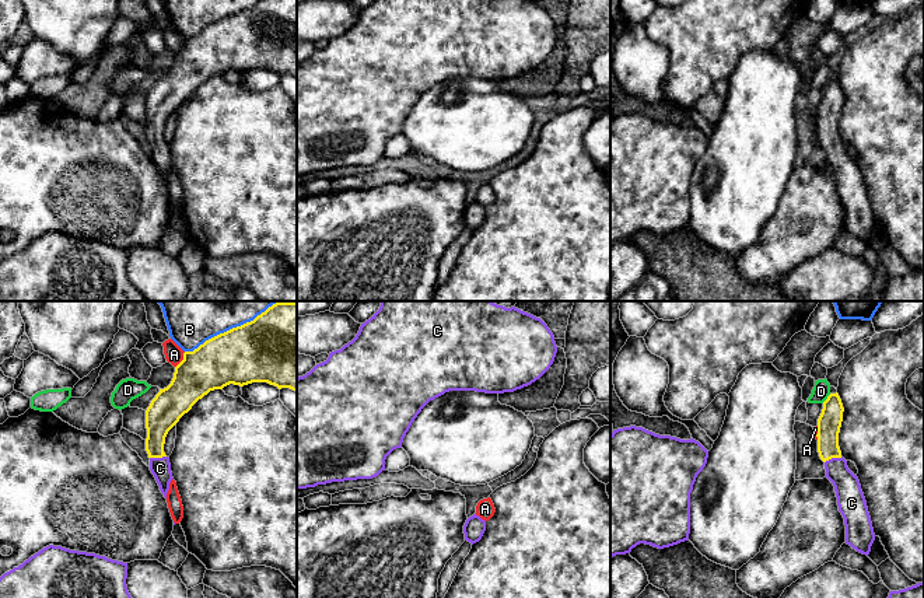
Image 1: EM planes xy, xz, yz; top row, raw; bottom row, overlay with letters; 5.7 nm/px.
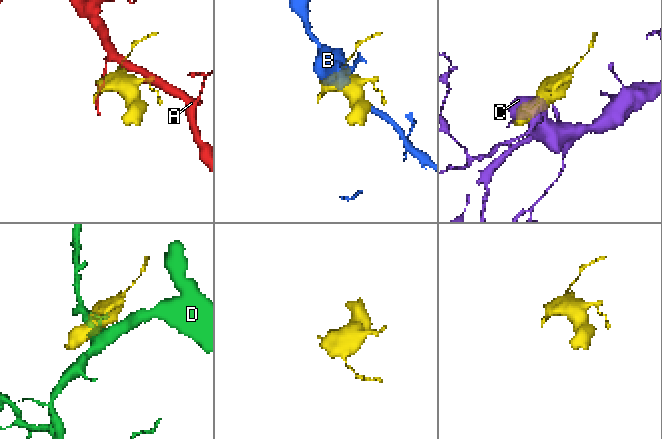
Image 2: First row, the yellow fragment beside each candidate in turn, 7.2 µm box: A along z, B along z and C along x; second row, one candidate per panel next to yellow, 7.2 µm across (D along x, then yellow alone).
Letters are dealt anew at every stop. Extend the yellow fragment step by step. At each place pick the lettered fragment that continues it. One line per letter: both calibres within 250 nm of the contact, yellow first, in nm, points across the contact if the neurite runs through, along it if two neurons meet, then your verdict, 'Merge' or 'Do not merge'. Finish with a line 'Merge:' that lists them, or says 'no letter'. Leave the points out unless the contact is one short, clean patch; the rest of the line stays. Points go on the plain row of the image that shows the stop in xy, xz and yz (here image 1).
A: Thickness 300 nm (yellow) against 110 nm. Do not merge
B: Thickness 360 nm (yellow) against 200 nm. Do not merge
C: Thickness 140 nm (yellow) against 150 nm. Path across: yz (829, 108), (833, 143), (836, 157), (847, 174). Merge
D: Thickness 140 nm (yellow) against 100 nm. Do not merge
Merge: C

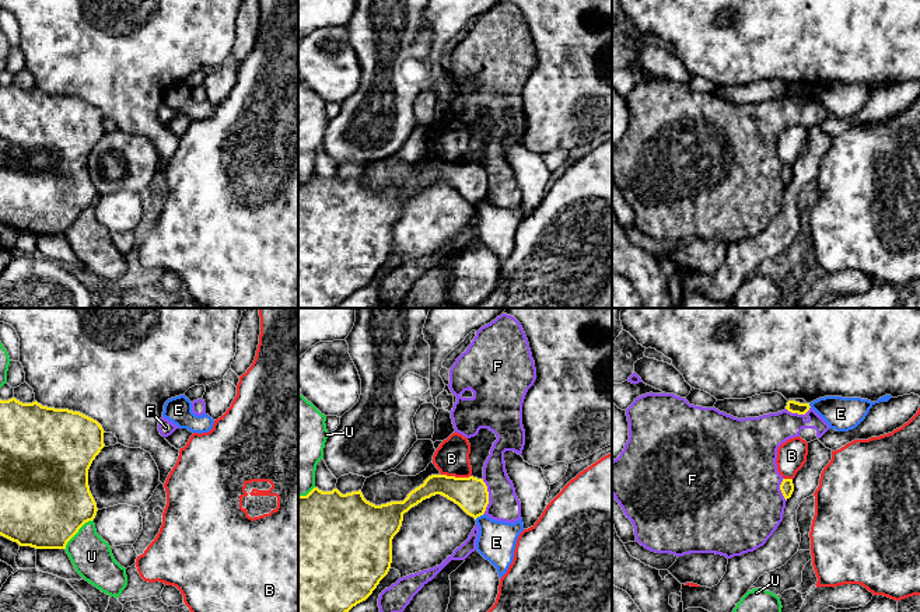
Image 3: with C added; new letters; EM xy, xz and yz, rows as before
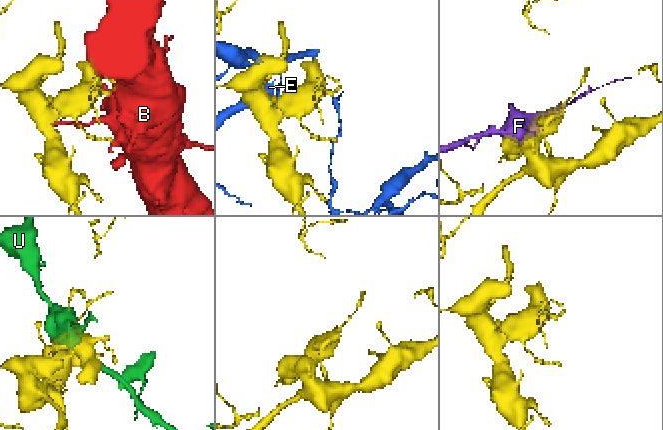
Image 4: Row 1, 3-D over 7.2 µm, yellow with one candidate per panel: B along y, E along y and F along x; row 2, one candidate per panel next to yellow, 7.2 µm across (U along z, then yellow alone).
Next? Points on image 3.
B: Thickness 190 nm (yellow) against 200 nm. Do not merge
E: Thickness 190 nm (yellow) against 220 nm. Do not merge
F: Thickness 70 nm (yellow) against 220 nm. Do not merge
U: Thickness 500 nm (yellow) against 240 nm. Do not merge
Merge: no letter

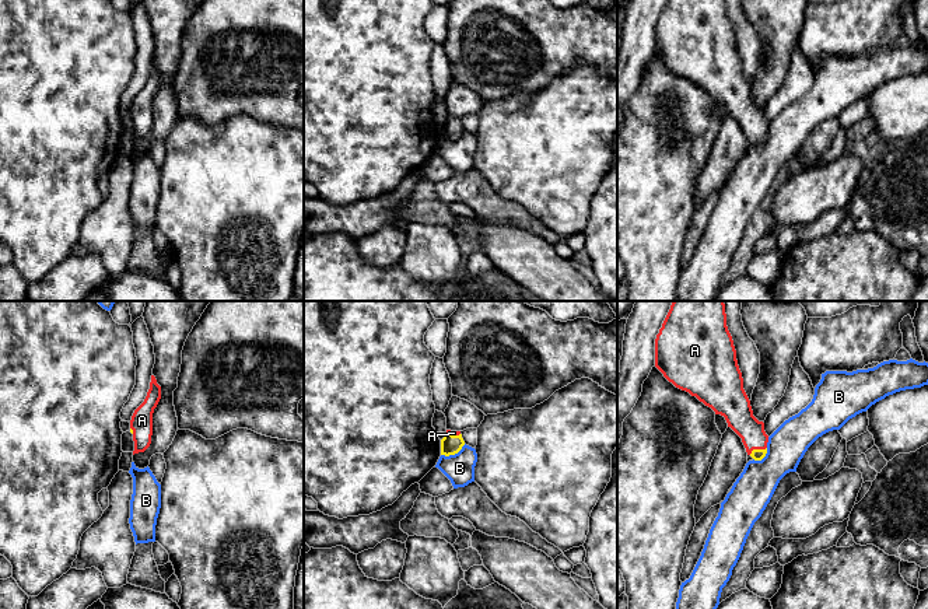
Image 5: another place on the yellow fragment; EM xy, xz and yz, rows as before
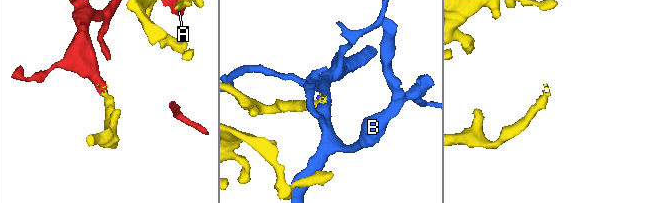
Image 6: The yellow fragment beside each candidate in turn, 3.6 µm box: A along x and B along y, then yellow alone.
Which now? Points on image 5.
A: Thickness 60 nm (yellow) against 160 nm. Path across: yz (756, 140), (757, 136), (752, 118), (738, 100). Merge
B: Thickness 110 nm (yellow) against 170 nm. Do not merge
Merge: A

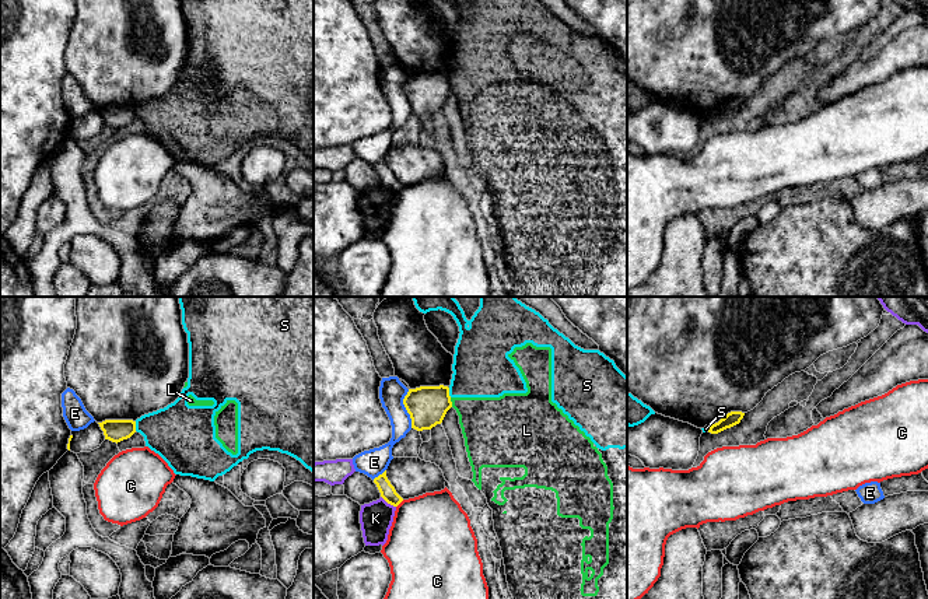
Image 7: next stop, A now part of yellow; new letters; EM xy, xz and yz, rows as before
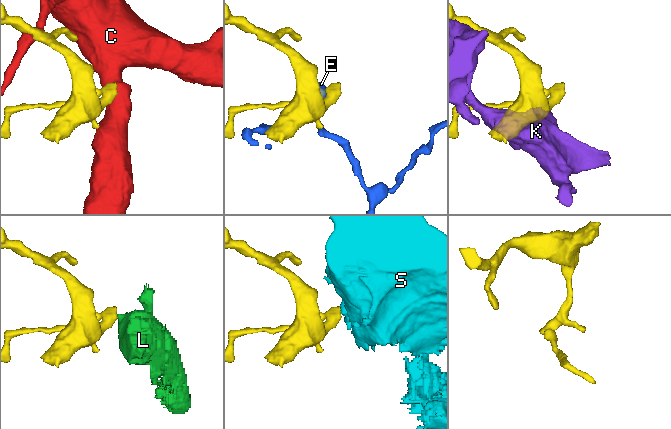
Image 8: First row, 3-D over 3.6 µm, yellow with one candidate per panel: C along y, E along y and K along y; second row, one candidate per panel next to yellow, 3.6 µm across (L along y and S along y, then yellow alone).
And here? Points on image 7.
C: Thickness 90 nm (yellow) against 460 nm. Do not merge
E: Thickness 220 nm (yellow) against 150 nm. Do not merge
K: Thickness 90 nm (yellow) against 190 nm. Do not merge
L: Thickness 220 nm (yellow) against 300 nm. Boundary: xz (450, 84), (452, 93). Do not merge
S: Thickness 130 nm (yellow) against 320 nm. Do not merge
Merge: no letter

